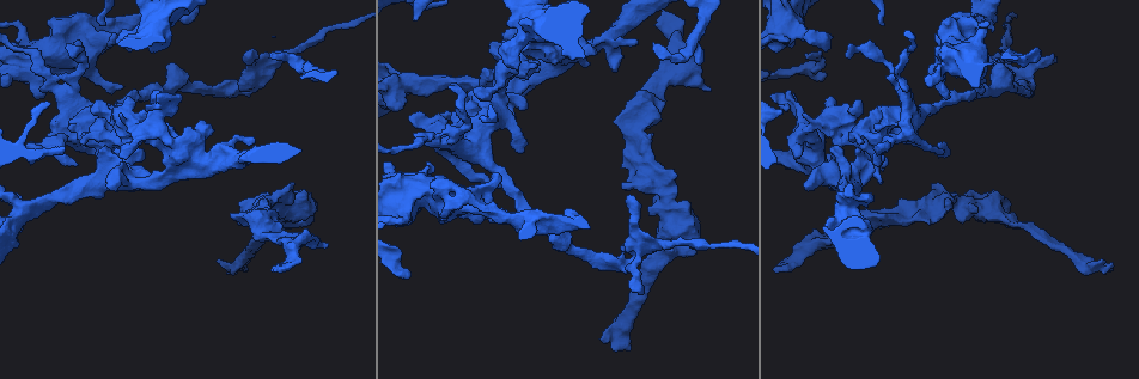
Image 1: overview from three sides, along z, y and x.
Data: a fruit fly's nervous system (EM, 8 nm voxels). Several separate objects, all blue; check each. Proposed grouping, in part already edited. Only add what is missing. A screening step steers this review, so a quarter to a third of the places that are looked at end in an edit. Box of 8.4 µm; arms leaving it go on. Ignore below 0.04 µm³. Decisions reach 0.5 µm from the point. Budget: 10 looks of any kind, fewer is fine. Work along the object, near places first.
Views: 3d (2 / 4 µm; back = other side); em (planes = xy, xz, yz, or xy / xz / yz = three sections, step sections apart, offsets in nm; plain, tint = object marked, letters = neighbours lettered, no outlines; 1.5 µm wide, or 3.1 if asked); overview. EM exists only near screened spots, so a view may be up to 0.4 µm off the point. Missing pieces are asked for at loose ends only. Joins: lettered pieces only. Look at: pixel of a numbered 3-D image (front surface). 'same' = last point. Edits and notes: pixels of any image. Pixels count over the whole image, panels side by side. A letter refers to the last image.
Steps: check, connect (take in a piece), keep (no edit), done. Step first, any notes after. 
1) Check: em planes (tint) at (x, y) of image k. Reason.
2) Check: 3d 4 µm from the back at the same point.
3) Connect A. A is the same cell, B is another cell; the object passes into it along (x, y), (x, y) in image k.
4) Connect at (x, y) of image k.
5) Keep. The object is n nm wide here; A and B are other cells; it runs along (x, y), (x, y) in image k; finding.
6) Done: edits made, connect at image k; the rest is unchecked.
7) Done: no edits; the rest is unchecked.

Check: 3d 2 µm at (1006, 209) of image 1. Free end.

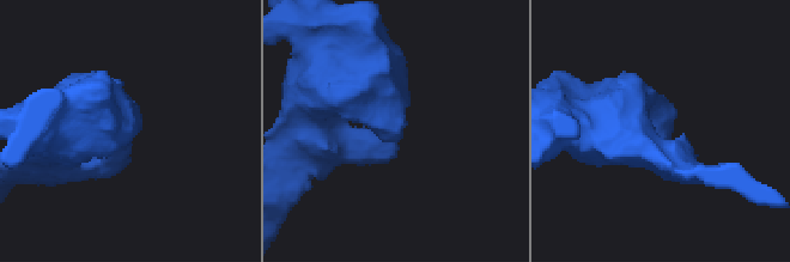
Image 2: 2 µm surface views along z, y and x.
Check: em planes (plain) at (662, 126) of image 2. Shape alone is not enough.

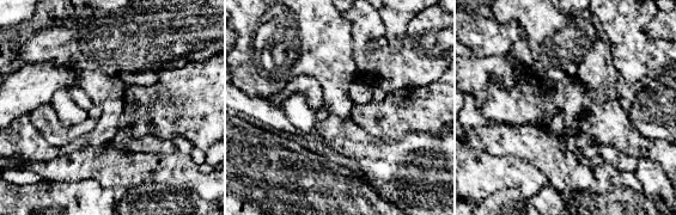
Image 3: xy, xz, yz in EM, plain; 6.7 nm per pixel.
Check: em planes (letters) at the same point. What lies round it.

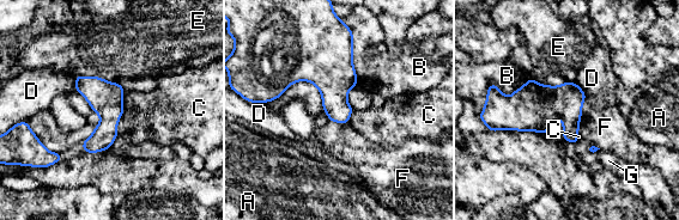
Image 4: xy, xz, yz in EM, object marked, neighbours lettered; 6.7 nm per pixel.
Keep. A, B, C, D, E, F and G are other cells; a border runs along (587, 95), (582, 105), (579, 130) in image 4; no lettered piece goes on from it.

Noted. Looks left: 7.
Check: 3d 2 µm at (326, 243) of image 1. An open end.

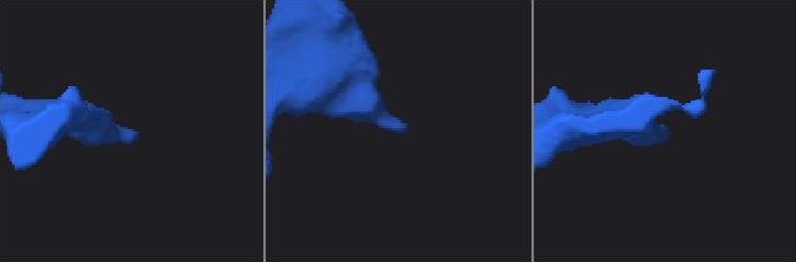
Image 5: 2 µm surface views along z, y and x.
Check: em yz step 8 (letters) at (400, 130) of image 5. Shape alone is not enough.

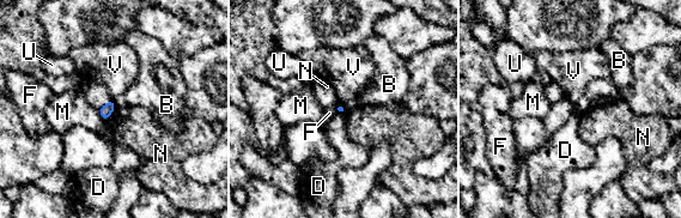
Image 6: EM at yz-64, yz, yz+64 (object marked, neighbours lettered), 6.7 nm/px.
Keep. B, D, F, M, N, U and V are other cells; no lettered piece goes on from it.

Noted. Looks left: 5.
Check: 3d 4 µm at (1053, 55) of image 1. Free end.

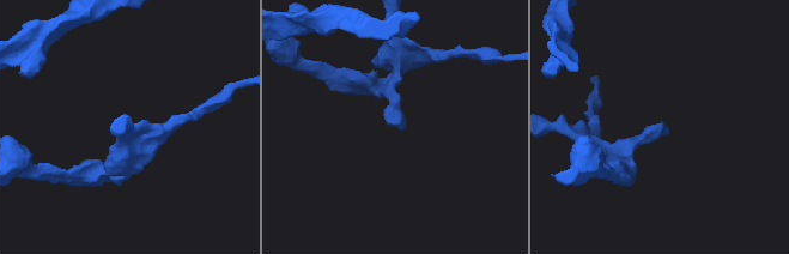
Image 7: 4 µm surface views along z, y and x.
Check: em xy step 4 (tint) at (666, 128) of image 7.

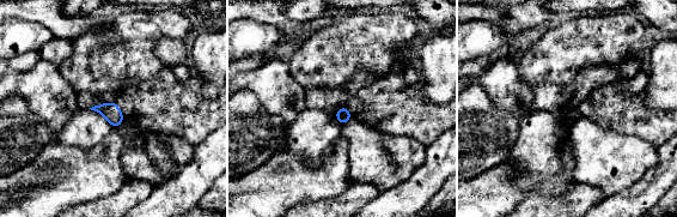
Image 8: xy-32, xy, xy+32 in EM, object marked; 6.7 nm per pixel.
Check: em planes (letters) at the same point. Cut it another way.

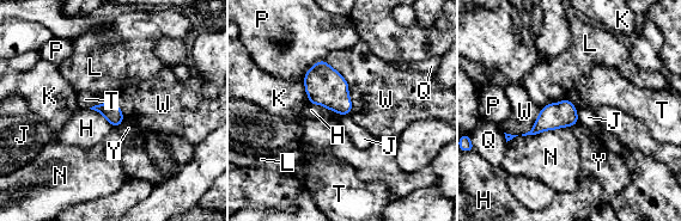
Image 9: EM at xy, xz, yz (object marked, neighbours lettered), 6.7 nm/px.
Keep. The object is 120 nm wide here; the longest contact is with W, 400 nm; H, J, K, L, N, P, Q, T, W and Y are other cells; none of them fits.

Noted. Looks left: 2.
Done: no edits; the rest is unchecked.

